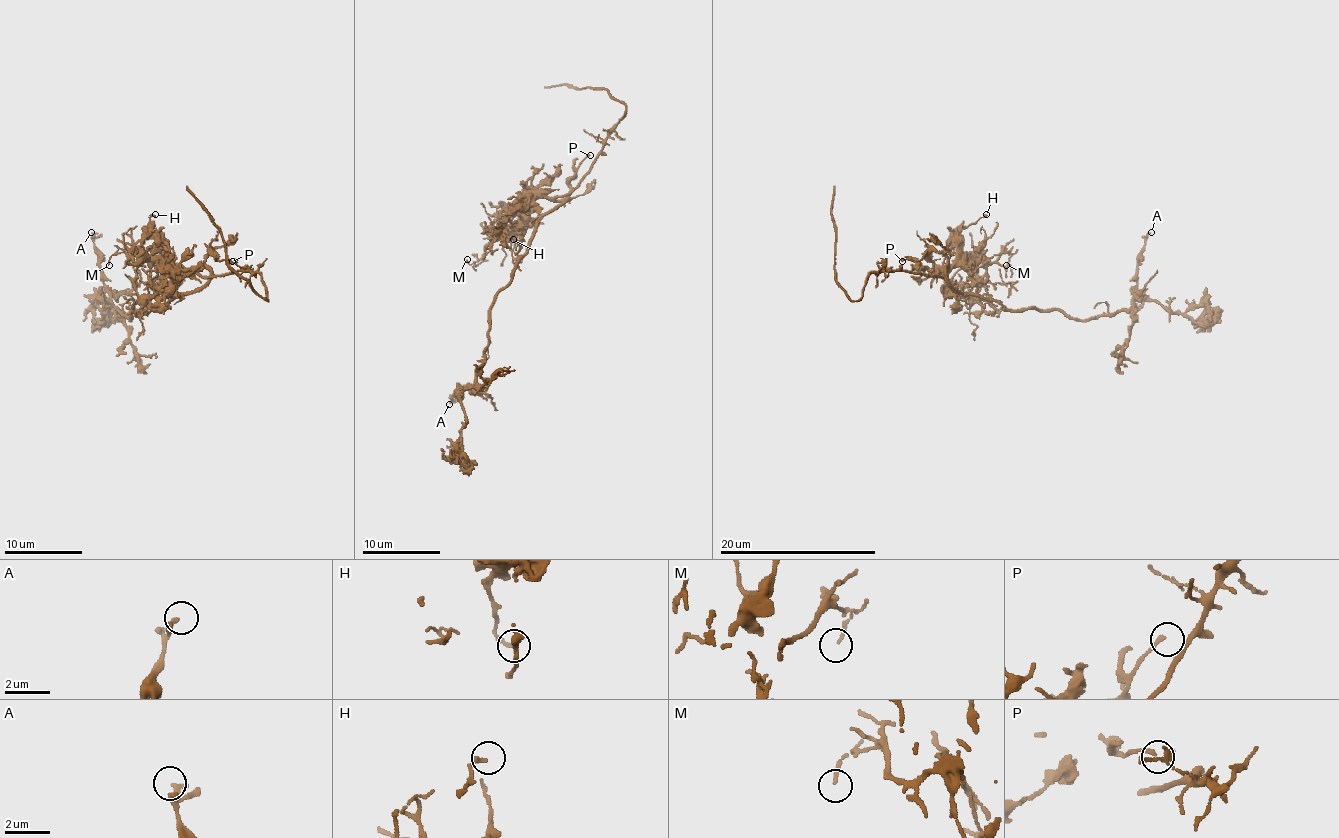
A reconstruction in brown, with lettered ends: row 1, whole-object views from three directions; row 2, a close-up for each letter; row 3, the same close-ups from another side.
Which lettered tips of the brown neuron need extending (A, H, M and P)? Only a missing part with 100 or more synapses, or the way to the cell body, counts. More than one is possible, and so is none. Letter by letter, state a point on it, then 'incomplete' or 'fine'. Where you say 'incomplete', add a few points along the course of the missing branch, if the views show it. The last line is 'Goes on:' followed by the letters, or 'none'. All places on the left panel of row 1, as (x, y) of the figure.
A: at (91, 232); fine
H: at (155, 214); fine
M: at (109, 265); fine
P: at (232, 261); fine
Goes on: none

